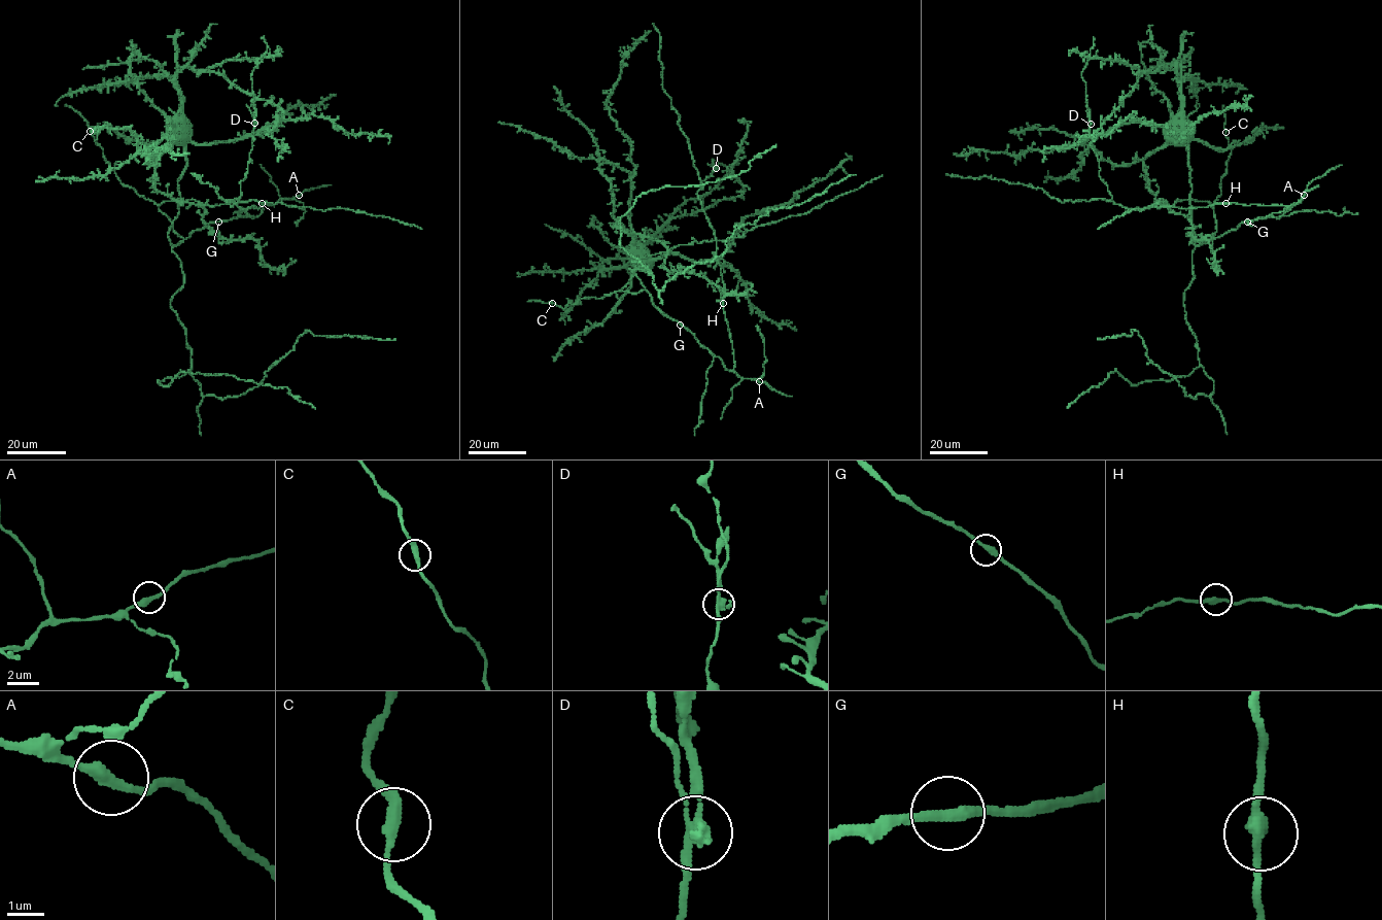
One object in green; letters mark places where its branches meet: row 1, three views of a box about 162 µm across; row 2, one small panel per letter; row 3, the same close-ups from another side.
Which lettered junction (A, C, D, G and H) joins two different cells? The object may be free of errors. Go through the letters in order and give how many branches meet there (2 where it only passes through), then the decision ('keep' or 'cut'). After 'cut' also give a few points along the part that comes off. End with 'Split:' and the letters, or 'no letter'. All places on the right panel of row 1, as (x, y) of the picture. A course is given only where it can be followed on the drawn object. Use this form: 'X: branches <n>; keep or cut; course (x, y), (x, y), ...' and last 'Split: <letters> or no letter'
A: branches 2; keep
C: branches 2; keep
D: branches 2; cut; course (1091, 124), (1085, 105)
G: branches 2; keep
H: branches 2; keep
Split: D

